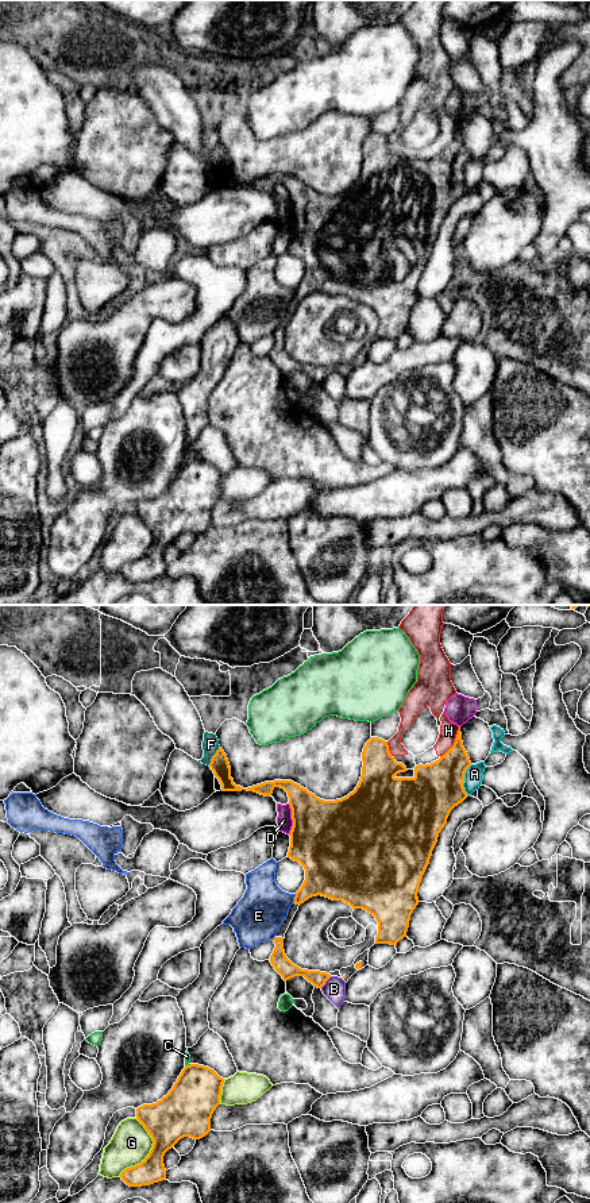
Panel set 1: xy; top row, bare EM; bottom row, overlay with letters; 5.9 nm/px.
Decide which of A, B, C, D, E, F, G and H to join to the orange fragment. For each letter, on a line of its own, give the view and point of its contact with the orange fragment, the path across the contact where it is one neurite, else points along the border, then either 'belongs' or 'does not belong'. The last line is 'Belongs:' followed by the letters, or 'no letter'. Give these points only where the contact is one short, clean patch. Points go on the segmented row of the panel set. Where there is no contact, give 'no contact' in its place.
A: contact xy (463, 781); does not belong
B: contact xy (326, 980); does not belong
C: contact xy (188, 1065); does not belong
D: contact xy (292, 818); does not belong
E: contact xy (294, 898); does not belong
F: contact xy (213, 755); border xy (219, 745), (208, 764); does not belong
G: contact xy (150, 1151); does not belong
H: contact xy (455, 741); does not belong
Belongs: no letter

